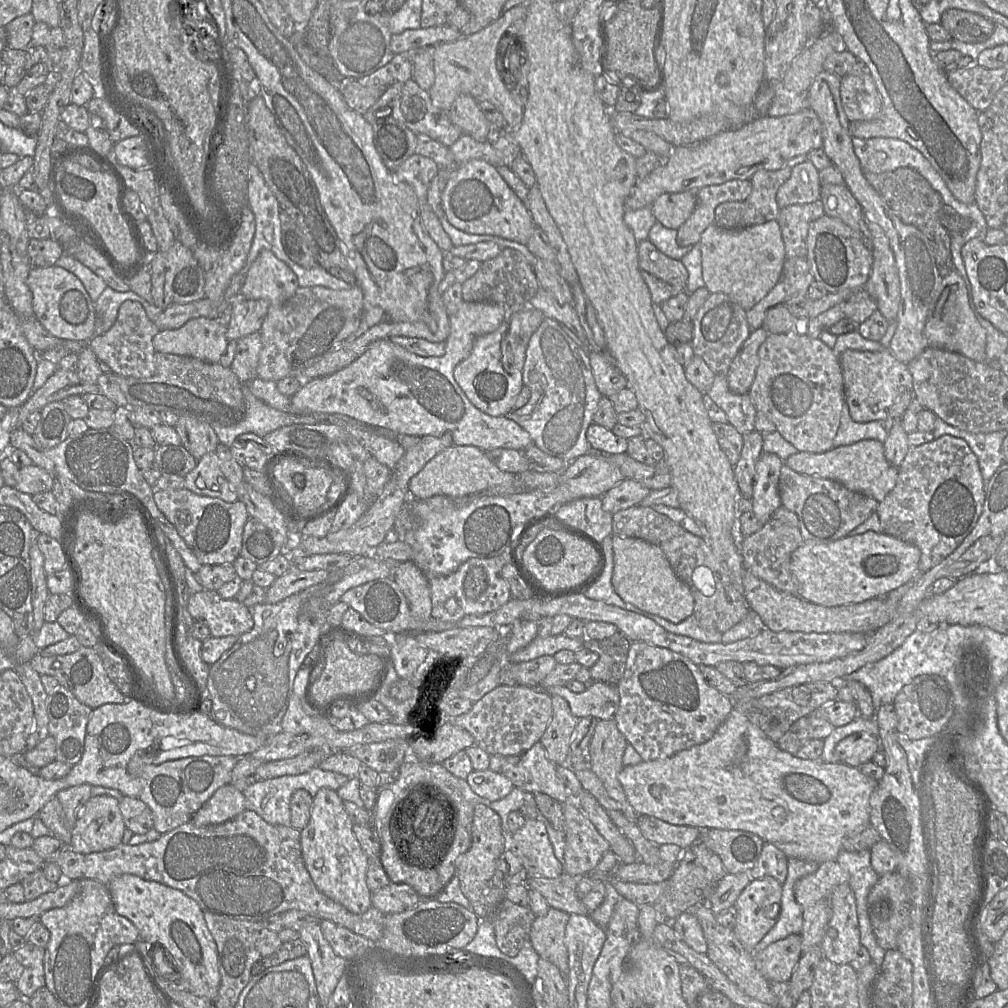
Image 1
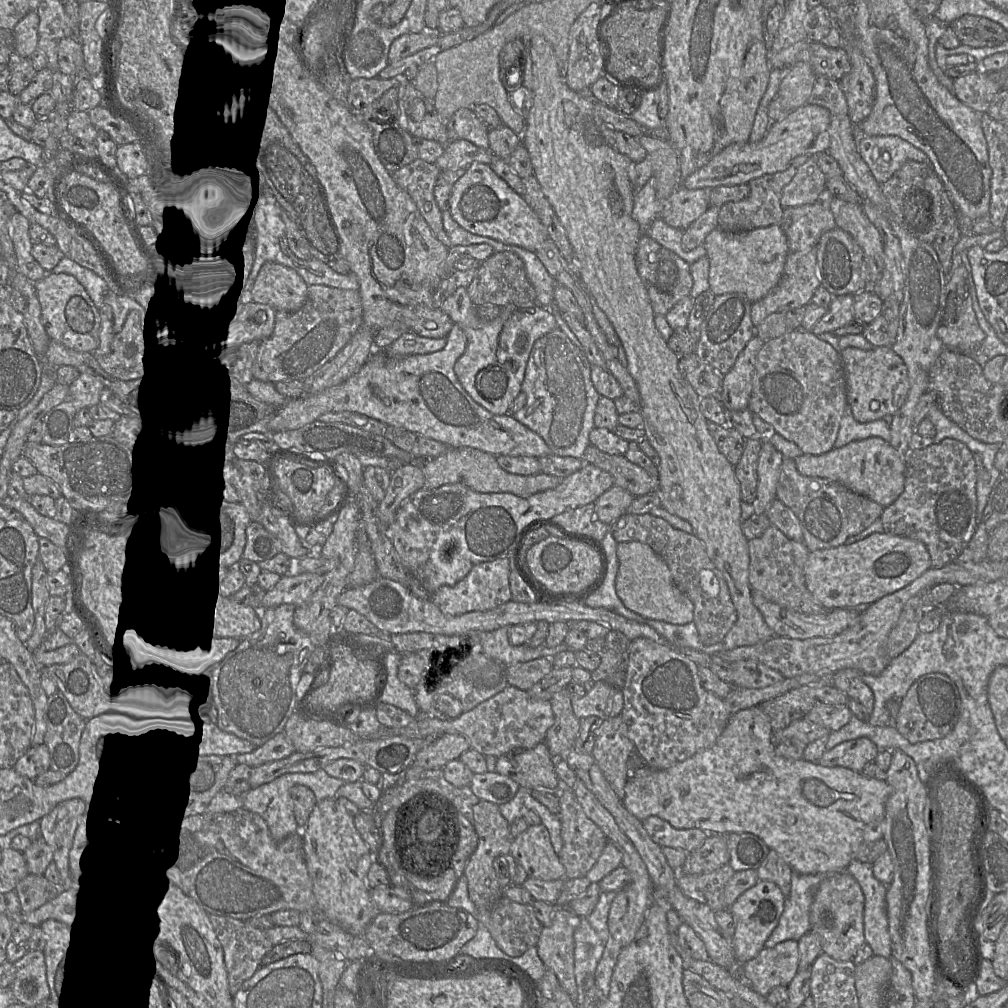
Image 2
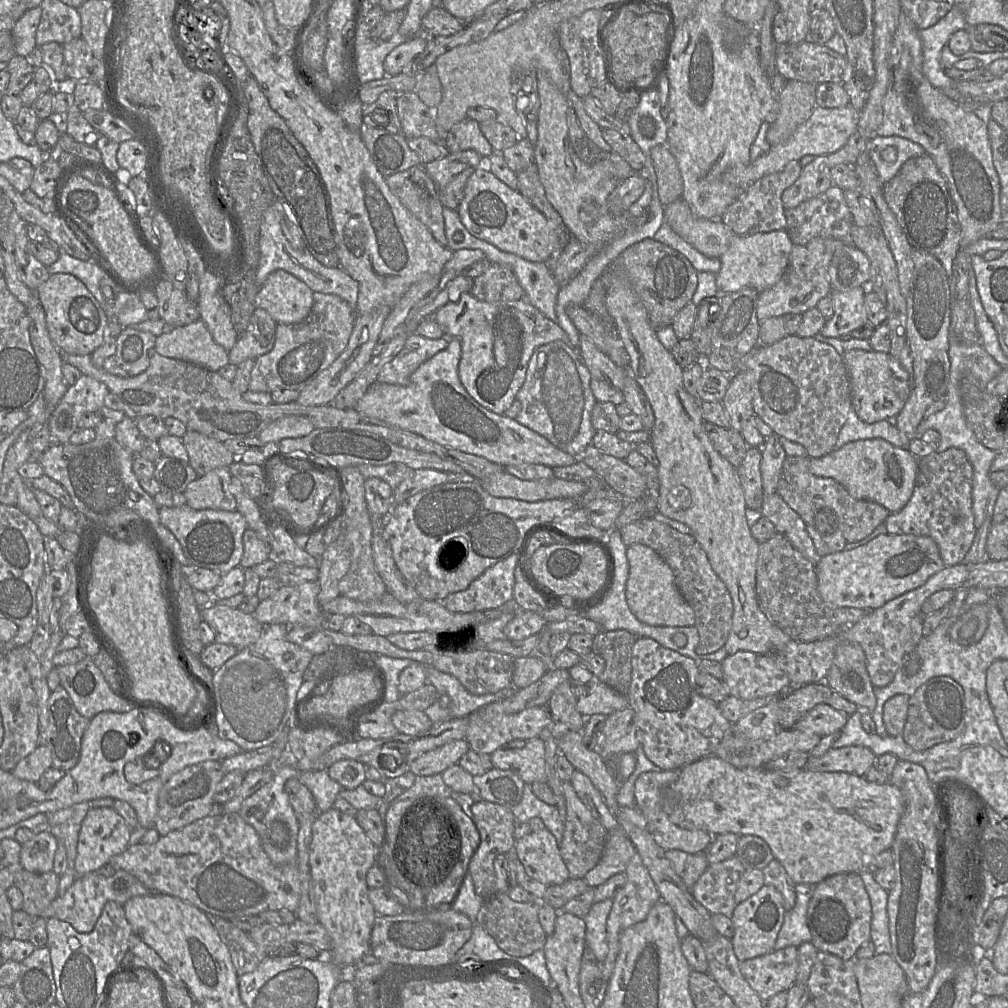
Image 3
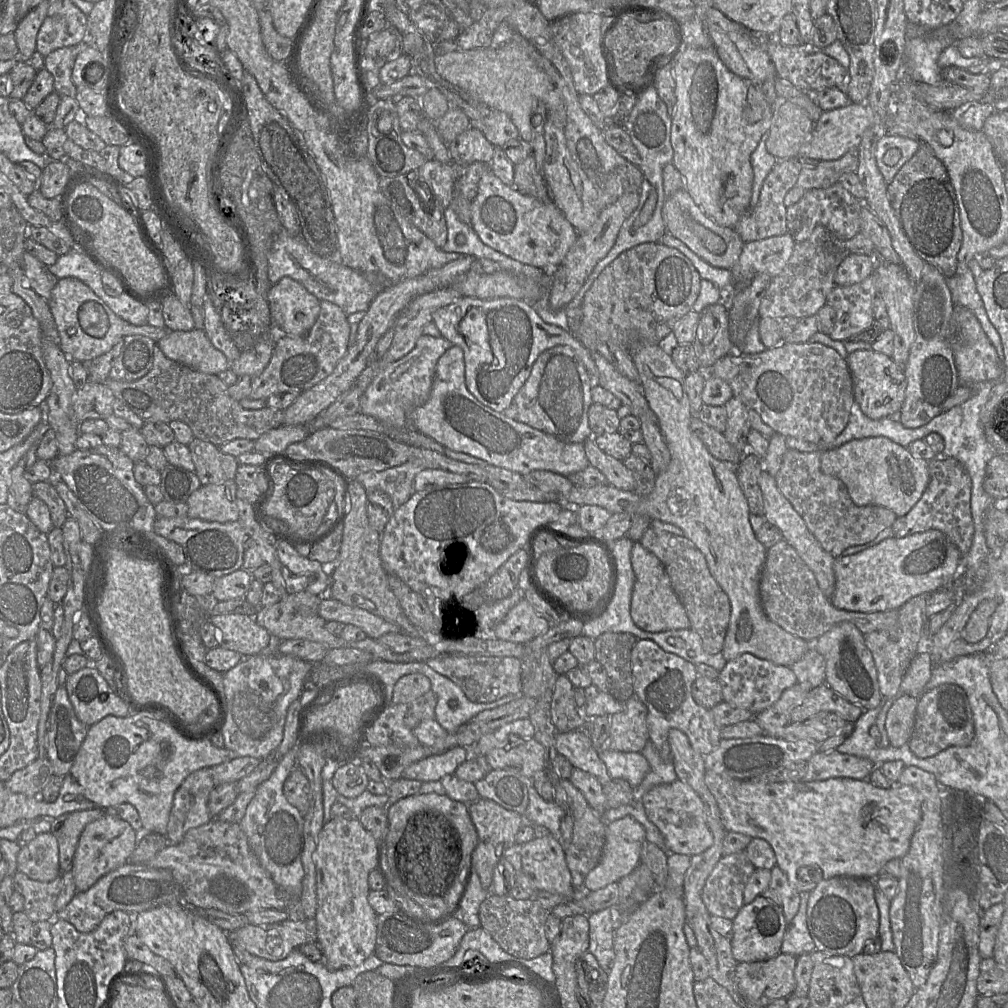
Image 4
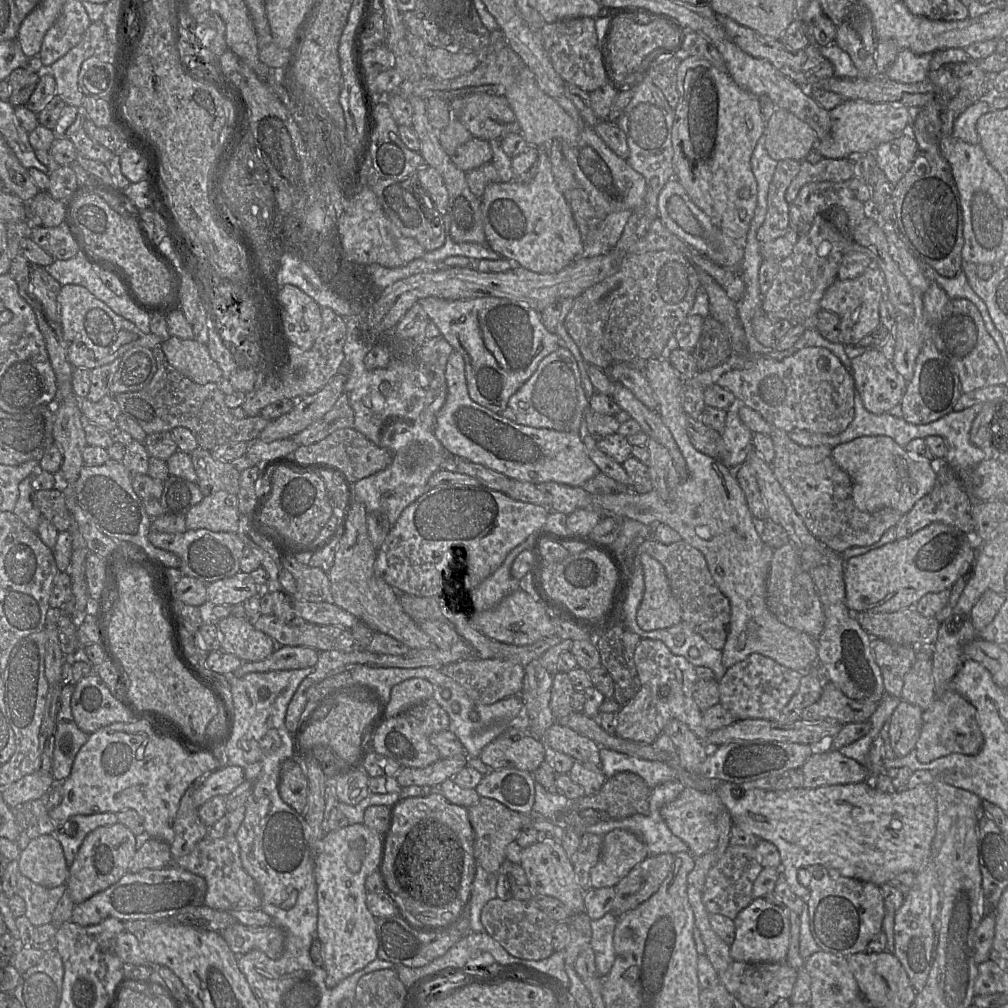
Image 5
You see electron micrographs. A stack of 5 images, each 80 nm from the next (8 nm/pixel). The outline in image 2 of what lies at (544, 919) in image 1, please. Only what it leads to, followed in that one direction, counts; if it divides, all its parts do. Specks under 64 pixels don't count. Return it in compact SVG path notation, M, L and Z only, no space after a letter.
M569 907L557 908L552 924L543 927L536 945L545 967L554 972L560 985L576 1005L578 989L574 973L574 932L581 918Z

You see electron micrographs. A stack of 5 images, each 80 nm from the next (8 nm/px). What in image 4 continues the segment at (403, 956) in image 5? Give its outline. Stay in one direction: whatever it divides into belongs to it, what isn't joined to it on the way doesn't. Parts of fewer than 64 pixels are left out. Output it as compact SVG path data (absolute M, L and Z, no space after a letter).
M379 914L377 916L377 936L374 955L383 963L430 967L442 964L456 953L468 927L457 917L439 925L422 924L404 914Z

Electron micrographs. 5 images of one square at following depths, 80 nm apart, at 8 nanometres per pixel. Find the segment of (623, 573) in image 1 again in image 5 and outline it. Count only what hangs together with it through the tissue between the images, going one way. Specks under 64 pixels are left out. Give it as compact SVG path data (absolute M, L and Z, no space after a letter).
M648 553L639 554L644 593L636 614L644 631L670 628L682 621L682 607L673 595L663 566Z

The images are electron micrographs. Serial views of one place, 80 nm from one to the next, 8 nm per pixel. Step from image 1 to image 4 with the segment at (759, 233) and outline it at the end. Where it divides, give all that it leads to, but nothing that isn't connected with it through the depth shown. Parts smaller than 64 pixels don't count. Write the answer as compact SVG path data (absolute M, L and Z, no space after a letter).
M787 232L762 240L746 242L737 263L730 269L735 291L747 286L760 273L777 276L792 255L795 241Z

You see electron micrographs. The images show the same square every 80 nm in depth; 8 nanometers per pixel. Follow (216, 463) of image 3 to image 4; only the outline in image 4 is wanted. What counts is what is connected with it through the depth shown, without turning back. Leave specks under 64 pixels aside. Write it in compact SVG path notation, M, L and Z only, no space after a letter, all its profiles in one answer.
M194 438L188 445L195 473L201 485L223 484L235 479L237 458L220 451L218 446Z

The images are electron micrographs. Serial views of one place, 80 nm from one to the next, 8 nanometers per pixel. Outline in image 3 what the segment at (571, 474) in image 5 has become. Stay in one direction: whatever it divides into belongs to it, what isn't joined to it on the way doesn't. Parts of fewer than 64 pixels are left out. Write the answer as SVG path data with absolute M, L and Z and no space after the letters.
M450 338L448 347L421 364L407 385L375 382L357 403L355 410L427 440L483 457L501 466L542 464L550 468L569 466L579 457L561 451L515 418L496 414L478 404L465 390L458 376L461 343Z

